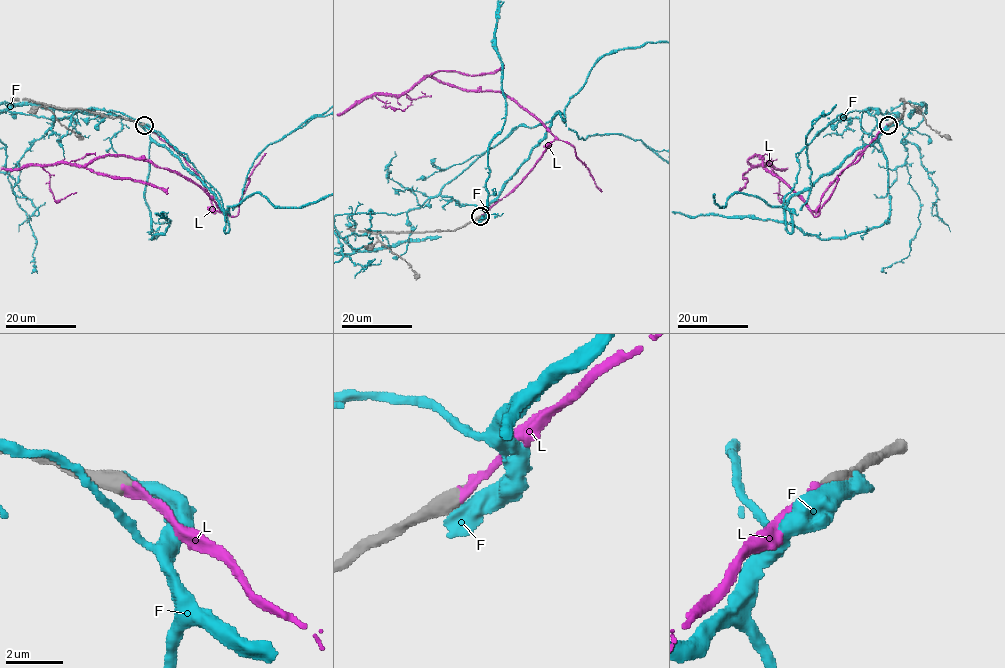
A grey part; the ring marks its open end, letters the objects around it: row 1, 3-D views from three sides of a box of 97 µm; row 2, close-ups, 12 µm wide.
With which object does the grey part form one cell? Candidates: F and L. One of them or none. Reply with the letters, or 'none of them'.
L

